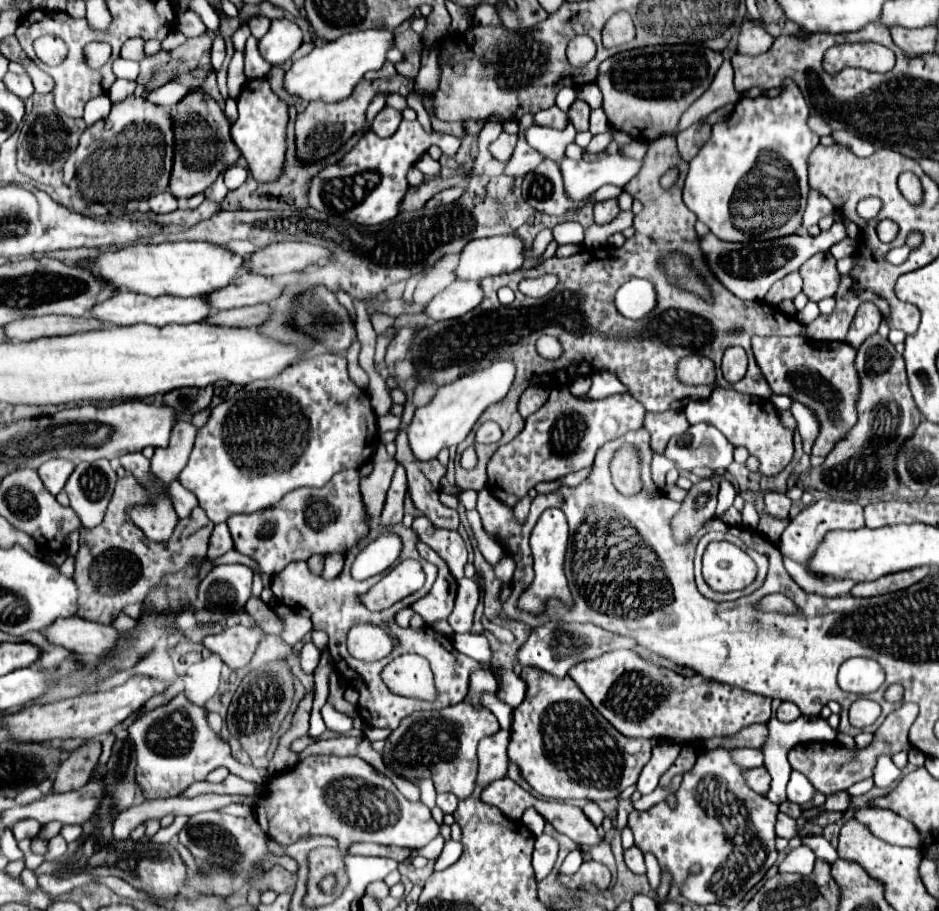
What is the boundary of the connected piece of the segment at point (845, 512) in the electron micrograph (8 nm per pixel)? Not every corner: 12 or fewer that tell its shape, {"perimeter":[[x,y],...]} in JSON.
{"perimeter":[[820,499],[782,533],[780,549],[806,565],[832,529],[864,527],[858,503]]}

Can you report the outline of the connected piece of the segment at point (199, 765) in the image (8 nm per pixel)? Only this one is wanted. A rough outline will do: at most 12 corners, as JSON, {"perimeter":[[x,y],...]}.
{"perimeter":[[178,693],[128,727],[146,799],[176,797],[220,765],[266,784]]}

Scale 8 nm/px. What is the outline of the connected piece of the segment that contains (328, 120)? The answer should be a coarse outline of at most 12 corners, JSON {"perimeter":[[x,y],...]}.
{"perimeter":[[402,75],[362,79],[346,101],[314,101],[296,119],[298,157],[334,153],[366,123],[378,91],[408,95]]}

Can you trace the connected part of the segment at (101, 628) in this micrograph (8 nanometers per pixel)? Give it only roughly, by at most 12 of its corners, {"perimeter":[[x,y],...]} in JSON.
{"perimeter":[[74,615],[44,631],[48,643],[100,657],[120,633]]}

